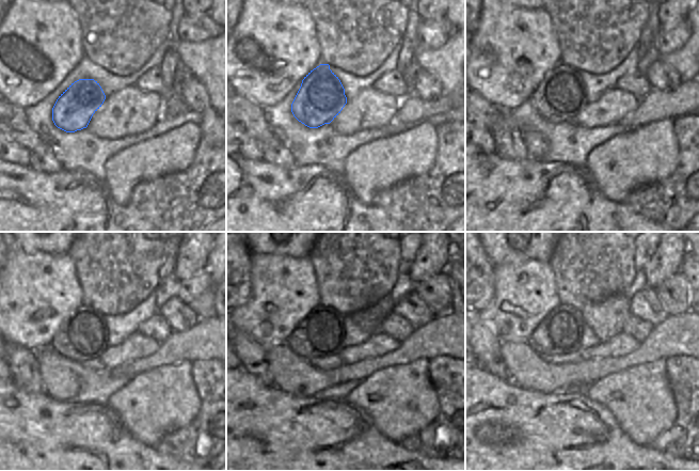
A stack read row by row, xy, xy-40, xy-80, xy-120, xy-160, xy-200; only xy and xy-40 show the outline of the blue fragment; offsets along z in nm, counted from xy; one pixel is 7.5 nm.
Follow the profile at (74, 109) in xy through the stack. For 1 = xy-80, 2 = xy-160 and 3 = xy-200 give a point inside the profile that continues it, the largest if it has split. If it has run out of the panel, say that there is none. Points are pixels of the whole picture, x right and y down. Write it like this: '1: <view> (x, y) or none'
1: xy-80 (560, 95)
2: xy-160 (321, 333)
3: xy-200 (560, 332)

